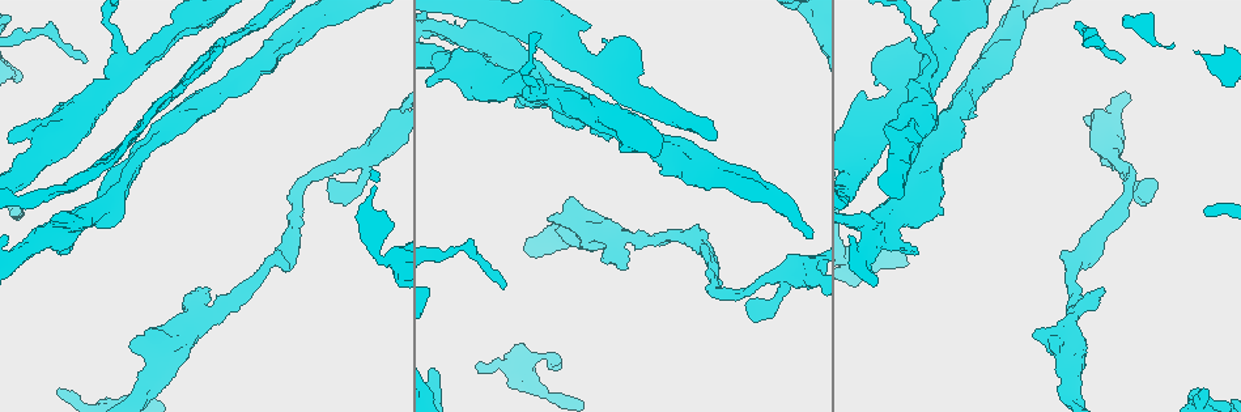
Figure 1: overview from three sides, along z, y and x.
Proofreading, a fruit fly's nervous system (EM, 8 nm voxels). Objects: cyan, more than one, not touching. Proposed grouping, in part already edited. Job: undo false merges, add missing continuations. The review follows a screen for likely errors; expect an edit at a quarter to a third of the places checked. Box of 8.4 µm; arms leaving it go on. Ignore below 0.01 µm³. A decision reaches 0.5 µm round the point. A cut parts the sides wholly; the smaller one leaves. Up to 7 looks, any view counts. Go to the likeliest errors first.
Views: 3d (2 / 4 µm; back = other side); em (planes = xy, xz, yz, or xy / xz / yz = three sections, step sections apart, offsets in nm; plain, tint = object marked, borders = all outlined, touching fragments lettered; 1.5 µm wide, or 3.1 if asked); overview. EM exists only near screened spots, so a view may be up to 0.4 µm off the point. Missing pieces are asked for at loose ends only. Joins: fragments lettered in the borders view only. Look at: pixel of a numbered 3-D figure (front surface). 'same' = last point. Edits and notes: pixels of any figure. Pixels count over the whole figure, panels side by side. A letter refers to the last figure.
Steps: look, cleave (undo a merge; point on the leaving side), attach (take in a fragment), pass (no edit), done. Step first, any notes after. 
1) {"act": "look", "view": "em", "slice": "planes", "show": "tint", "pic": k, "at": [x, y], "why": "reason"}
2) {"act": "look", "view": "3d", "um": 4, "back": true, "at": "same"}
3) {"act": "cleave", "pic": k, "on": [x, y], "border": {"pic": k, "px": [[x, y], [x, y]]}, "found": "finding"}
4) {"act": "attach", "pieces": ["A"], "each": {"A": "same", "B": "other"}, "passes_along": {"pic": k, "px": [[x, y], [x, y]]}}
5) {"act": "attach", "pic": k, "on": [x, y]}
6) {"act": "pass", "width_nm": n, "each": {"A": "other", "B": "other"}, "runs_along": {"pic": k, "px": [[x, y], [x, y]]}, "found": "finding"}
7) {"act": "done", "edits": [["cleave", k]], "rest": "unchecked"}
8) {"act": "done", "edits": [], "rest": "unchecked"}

{"act": "look", "view": "3d", "um": 2, "pic": 1, "at": [1203, 388], "why": "free end"}

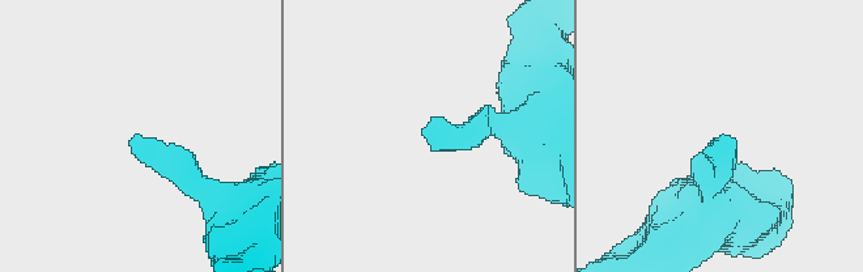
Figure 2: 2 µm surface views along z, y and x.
{"act": "look", "view": "em", "slice": "planes", "show": "borders", "pic": 2, "at": [428, 140]}

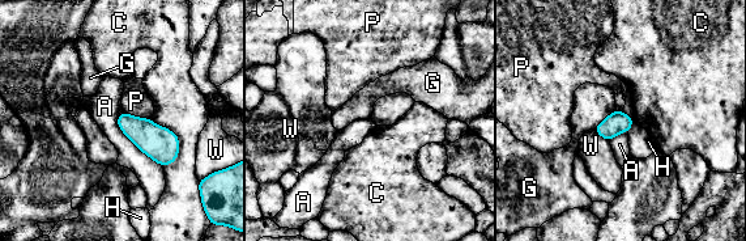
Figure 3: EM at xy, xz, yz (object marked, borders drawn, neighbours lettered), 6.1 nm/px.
{"act": "pass", "each": {"A": "other", "C": "other", "G": "other", "H": "other", "P": "other", "W": "other"}, "border": {"pic": 3, "px": [[120, 111], [118, 127], [162, 166]]}, "found": "none of them fits"}

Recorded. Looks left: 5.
{"act": "look", "view": "3d", "um": 2, "pic": 1, "at": [635, 102], "why": "two arms at a narrow angle"}

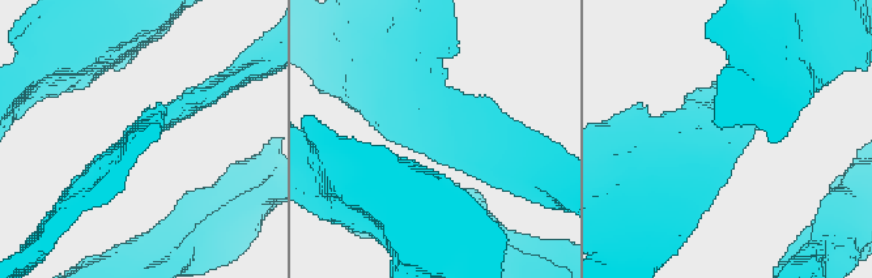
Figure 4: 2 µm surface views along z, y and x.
{"act": "look", "view": "em", "slice": "planes", "show": "borders", "pic": 4, "at": [723, 135]}

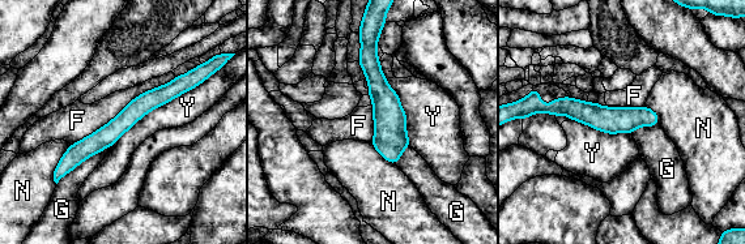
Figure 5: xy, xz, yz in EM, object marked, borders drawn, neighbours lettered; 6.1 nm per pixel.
{"act": "pass", "each": {"F": "other", "G": "other", "N": "other", "Y": "other"}, "found": "all the same neuron"}

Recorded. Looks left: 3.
{"act": "look", "view": "3d", "um": 4, "pic": 1, "at": [212, 314], "why": "two arms in line, one across"}

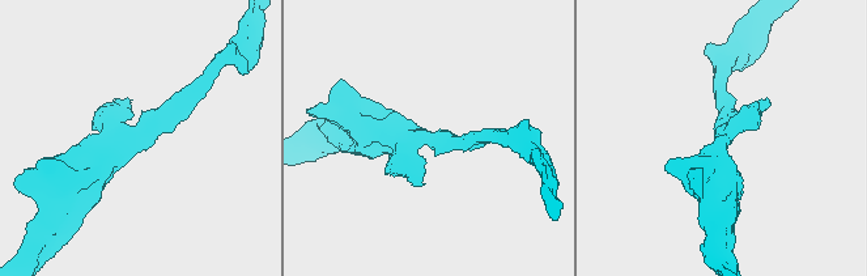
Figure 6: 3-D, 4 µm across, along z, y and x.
{"act": "look", "view": "em", "slice": "planes", "show": "borders", "pic": 6, "at": [425, 138], "why": "need the tissue"}

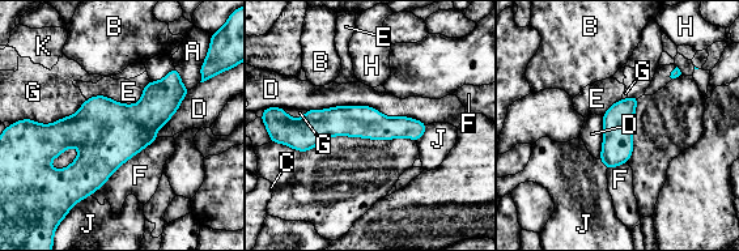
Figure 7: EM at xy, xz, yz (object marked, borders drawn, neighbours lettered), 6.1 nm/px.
{"act": "pass", "longest_contact_nm": ["D", 750], "each": {"A": "other", "B": "other", "C": "other", "D": "other", "E": "other", "F": "other", "G": "other", "H": "other", "J": "other", "K": "other"}, "border": {"pic": 7, "px": [[306, 109], [372, 106], [427, 124]]}, "found": "all the same neuron"}

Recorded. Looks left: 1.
{"act": "done", "edits": [], "rest": "unchecked"}

